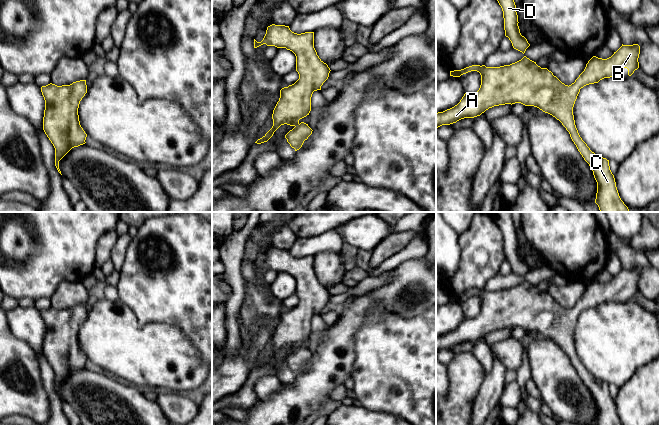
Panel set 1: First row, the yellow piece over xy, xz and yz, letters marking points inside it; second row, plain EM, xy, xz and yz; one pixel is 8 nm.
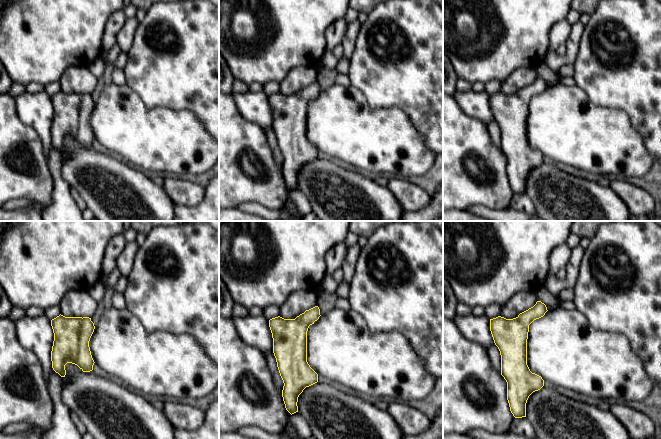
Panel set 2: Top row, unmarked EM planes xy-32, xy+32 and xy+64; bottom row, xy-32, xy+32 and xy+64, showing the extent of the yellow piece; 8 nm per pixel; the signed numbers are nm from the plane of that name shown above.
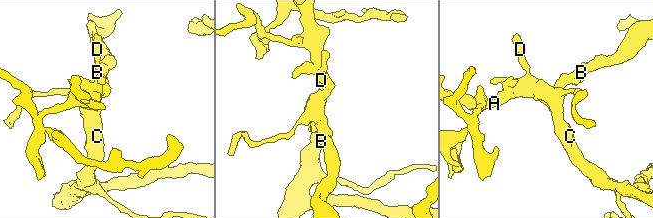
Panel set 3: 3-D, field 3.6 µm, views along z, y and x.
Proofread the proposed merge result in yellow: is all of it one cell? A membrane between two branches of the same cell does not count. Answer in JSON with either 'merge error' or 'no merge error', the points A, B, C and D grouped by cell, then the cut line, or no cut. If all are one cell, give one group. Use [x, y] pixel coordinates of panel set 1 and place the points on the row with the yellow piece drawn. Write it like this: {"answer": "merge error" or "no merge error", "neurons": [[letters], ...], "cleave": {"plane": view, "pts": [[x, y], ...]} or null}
{"answer": "no merge error", "neurons": [["A", "B", "C", "D"]], "cleave": null}

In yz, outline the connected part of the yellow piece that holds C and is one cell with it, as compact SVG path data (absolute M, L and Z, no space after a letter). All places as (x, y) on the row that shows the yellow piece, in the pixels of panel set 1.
M622 44L607 59L593 56L584 71L569 86L547 68L541 68L526 56L515 63L500 67L472 65L450 71L450 76L453 77L477 71L481 75L481 85L476 93L465 93L454 107L436 113L436 129L464 118L480 116L494 106L521 103L537 107L562 123L589 164L597 182L595 203L600 212L629 212L619 196L609 160L592 152L580 137L575 125L573 107L580 89L584 86L598 83L604 78L616 77L619 68L627 68L628 75L631 76L639 68L639 54L638 44Z

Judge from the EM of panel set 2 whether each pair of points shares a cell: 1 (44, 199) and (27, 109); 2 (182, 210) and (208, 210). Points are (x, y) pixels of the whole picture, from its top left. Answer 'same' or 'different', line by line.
1: different
2: same

